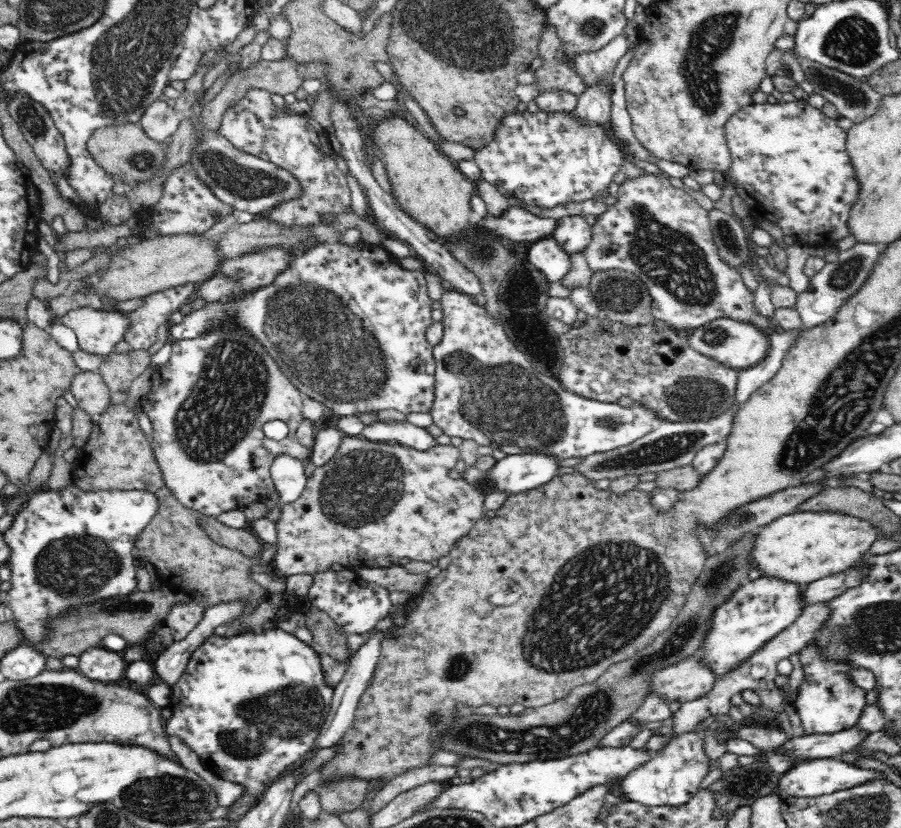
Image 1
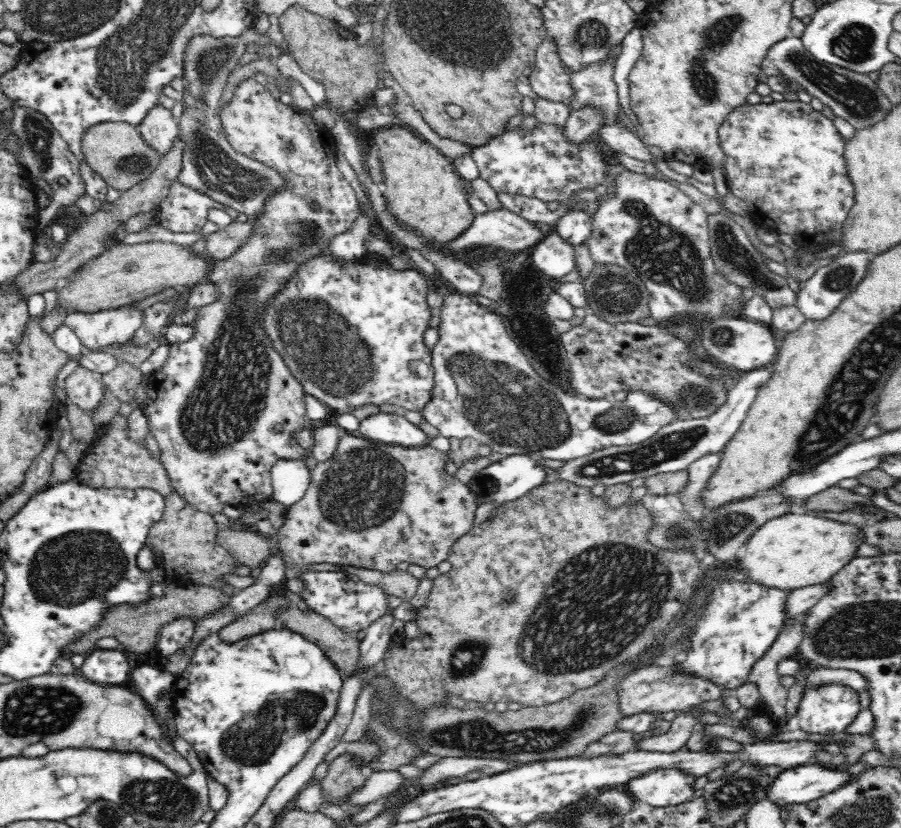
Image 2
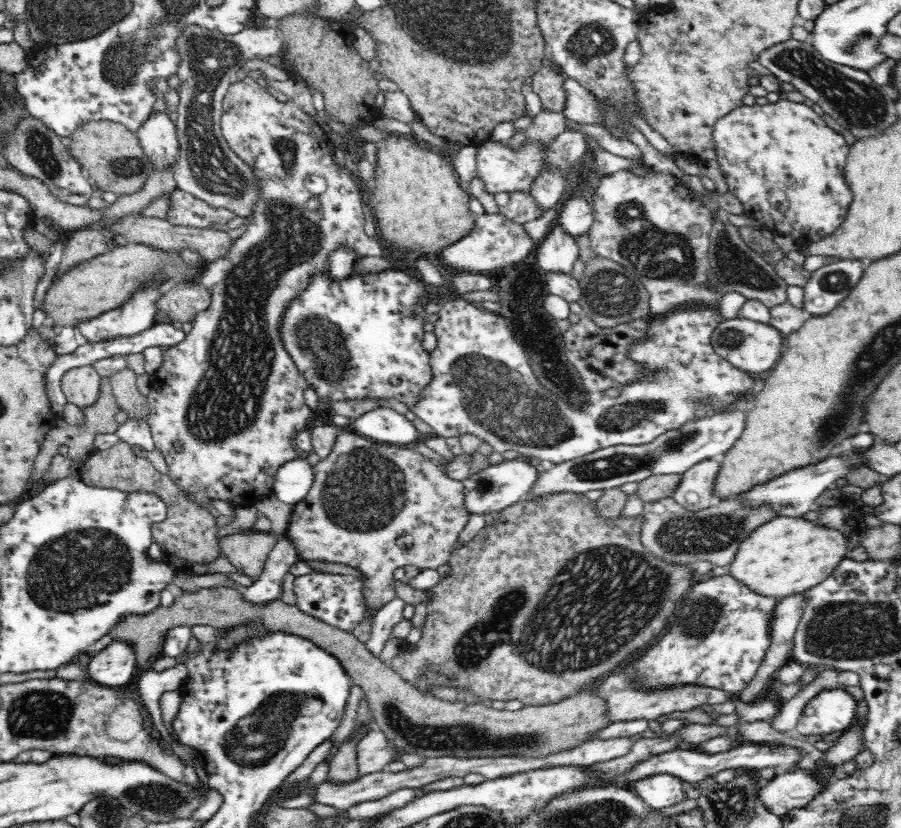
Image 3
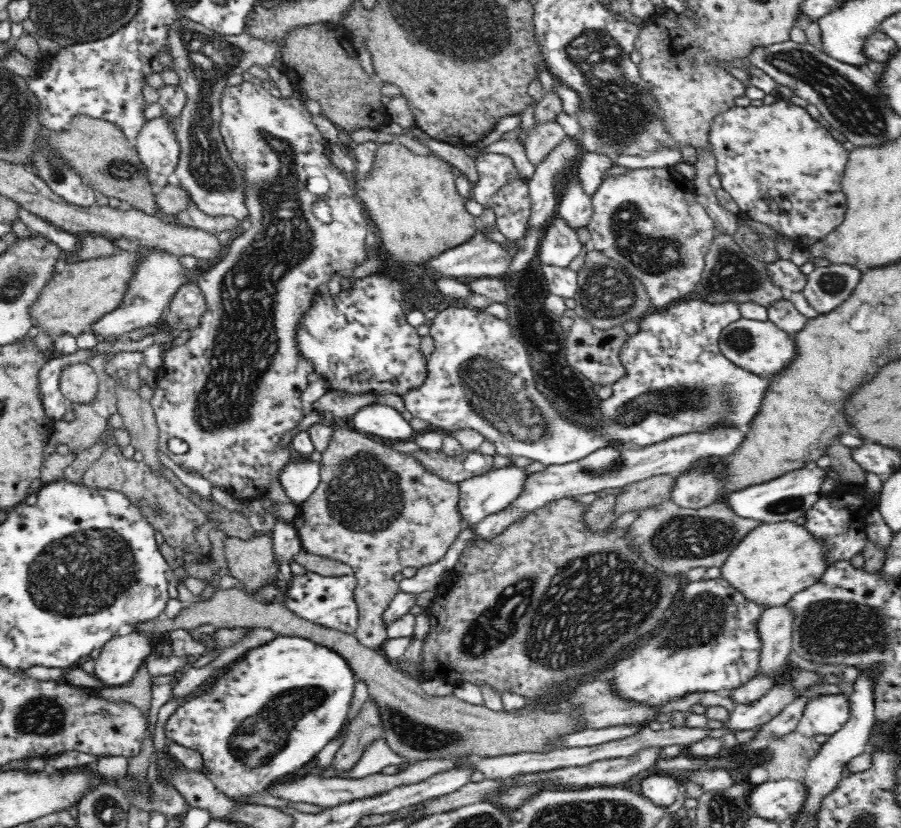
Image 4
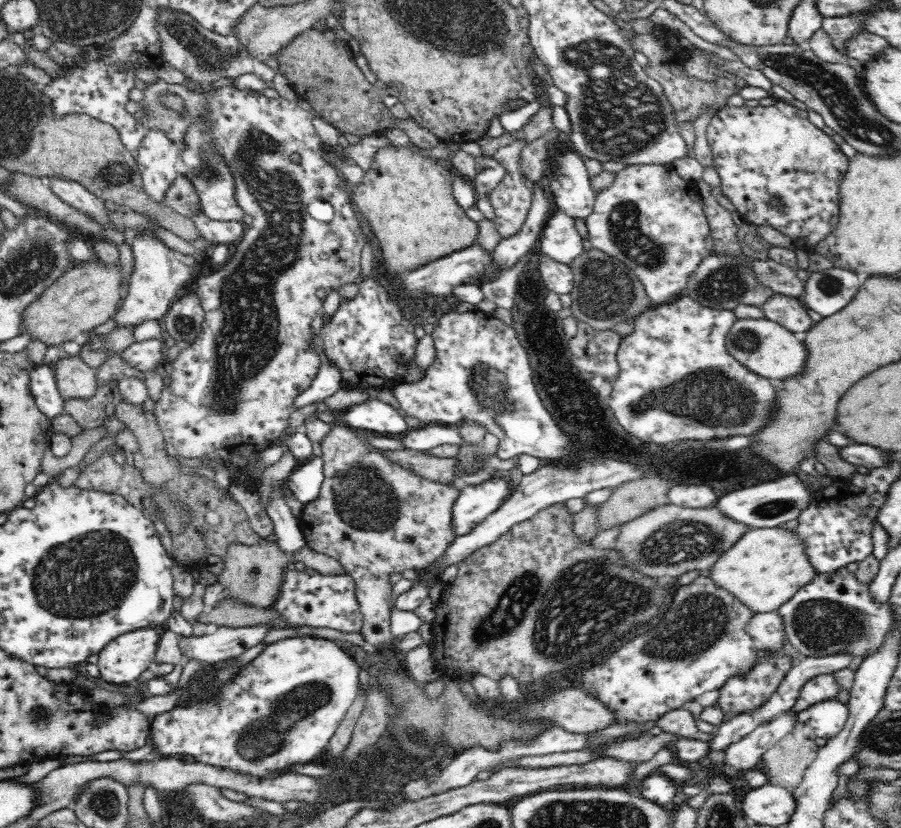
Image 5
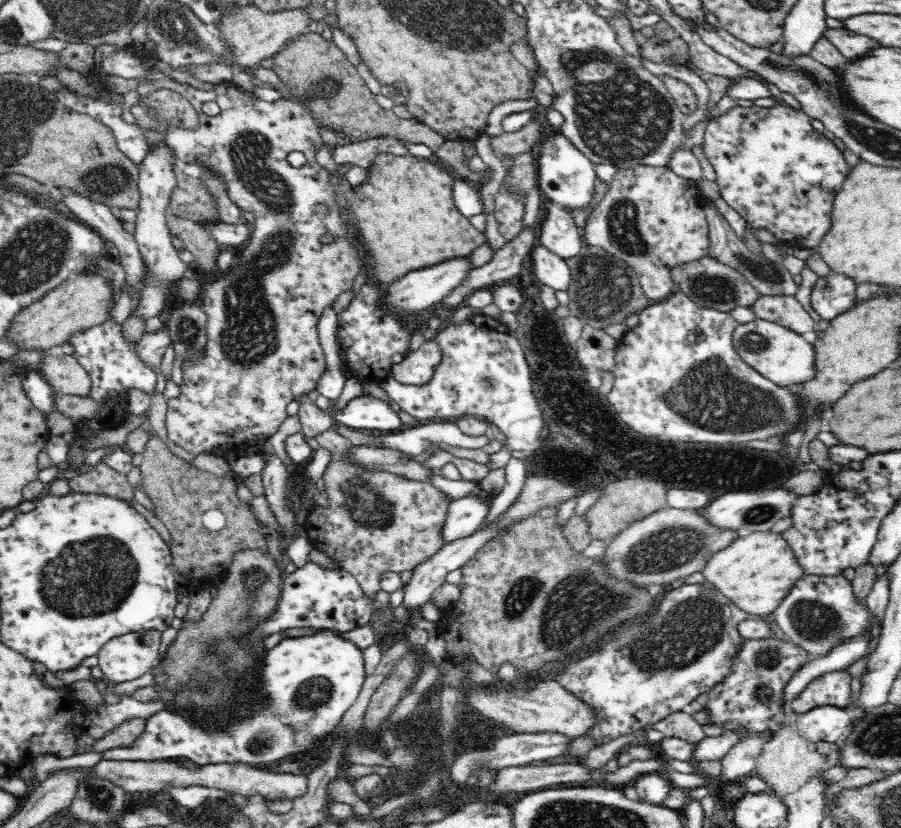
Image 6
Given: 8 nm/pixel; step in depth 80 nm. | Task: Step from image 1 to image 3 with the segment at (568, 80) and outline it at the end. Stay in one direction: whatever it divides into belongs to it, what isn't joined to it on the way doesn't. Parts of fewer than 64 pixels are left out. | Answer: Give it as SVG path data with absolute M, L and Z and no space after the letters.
M542 60L542 68L532 77L532 90L542 101L542 111L562 113L566 103L563 83L566 80L552 62Z

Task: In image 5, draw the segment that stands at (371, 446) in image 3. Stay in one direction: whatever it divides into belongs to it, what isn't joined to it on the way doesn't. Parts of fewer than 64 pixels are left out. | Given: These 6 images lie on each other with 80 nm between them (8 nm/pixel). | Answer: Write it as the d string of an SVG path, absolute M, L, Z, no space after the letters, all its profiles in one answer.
M332 424L330 432L325 434L324 438L320 440L320 444L323 452L323 473L325 479L321 484L318 500L316 500L316 502L310 502L306 505L306 508L304 508L302 519L299 520L300 529L302 530L304 539L310 549L338 560L346 573L354 579L356 582L357 599L359 600L364 617L361 632L366 637L366 641L368 641L368 648L381 650L386 644L394 640L390 626L390 608L388 607L388 604L392 602L393 588L390 584L389 576L392 573L402 573L407 569L424 570L424 568L432 565L436 558L442 555L445 552L445 549L457 538L453 534L451 515L454 502L458 499L459 492L455 487L448 487L448 485L436 481L426 480L412 473L412 471L398 466L398 463L390 463L384 455L380 455L380 450L358 439L356 430L352 430L348 426L339 427Z

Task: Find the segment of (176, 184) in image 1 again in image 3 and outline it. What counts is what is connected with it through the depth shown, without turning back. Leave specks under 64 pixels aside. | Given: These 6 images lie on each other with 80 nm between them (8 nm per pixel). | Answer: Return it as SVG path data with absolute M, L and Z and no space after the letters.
M178 188L171 194L171 201L166 219L180 226L210 228L214 223L226 225L236 217L234 213L209 207L203 200Z

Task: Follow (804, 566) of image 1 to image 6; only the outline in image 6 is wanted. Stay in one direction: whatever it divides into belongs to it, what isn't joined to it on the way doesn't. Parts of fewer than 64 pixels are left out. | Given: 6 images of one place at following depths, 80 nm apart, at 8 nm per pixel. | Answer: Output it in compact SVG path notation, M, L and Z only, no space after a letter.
M769 531L738 536L727 548L712 554L701 573L738 608L758 616L774 612L790 588L804 576L787 541L781 534Z

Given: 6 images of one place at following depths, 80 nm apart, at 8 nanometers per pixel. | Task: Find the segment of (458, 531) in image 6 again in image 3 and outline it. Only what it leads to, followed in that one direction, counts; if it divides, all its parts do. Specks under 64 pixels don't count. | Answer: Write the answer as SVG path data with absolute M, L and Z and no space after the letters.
M518 458L493 464L470 475L464 483L464 505L470 516L495 515L525 498L530 486L536 482L538 472L527 459Z

